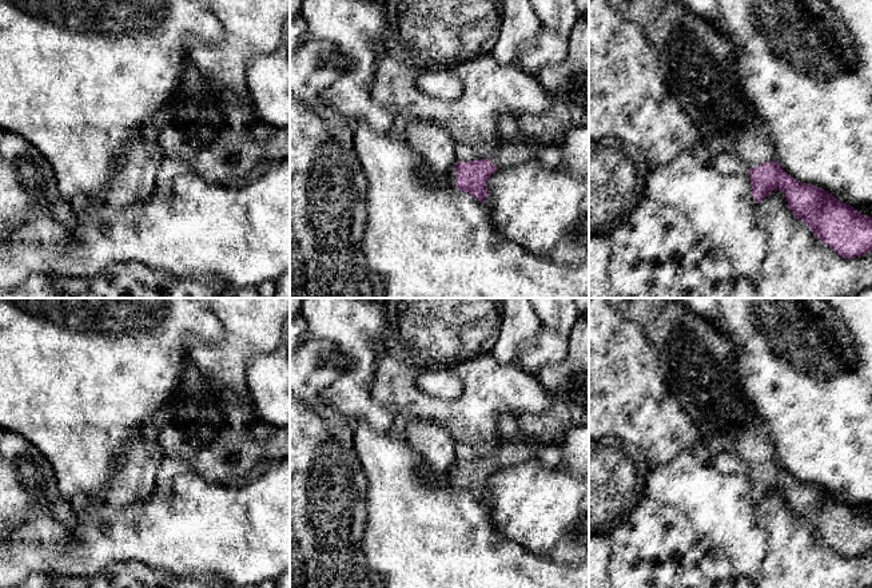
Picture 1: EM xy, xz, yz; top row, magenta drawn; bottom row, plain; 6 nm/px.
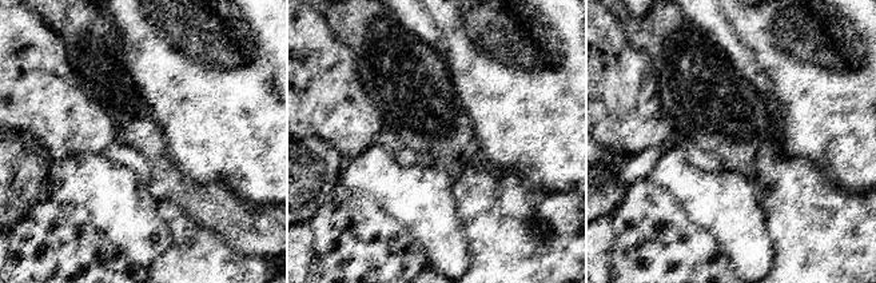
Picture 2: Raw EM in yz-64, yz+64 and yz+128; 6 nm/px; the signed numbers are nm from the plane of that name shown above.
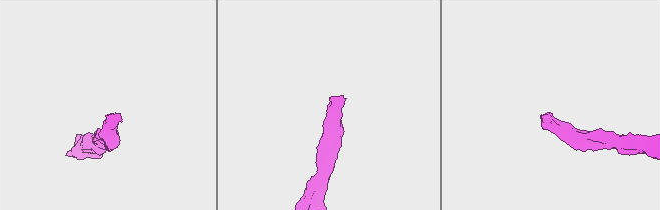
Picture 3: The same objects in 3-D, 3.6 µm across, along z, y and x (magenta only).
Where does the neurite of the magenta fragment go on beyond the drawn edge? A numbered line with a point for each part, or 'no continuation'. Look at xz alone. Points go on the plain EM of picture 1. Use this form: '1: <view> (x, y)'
1: xz (498, 460)

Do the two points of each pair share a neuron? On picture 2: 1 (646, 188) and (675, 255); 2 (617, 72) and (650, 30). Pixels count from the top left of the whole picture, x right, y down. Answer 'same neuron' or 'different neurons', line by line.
1: same neuron
2: different neurons

